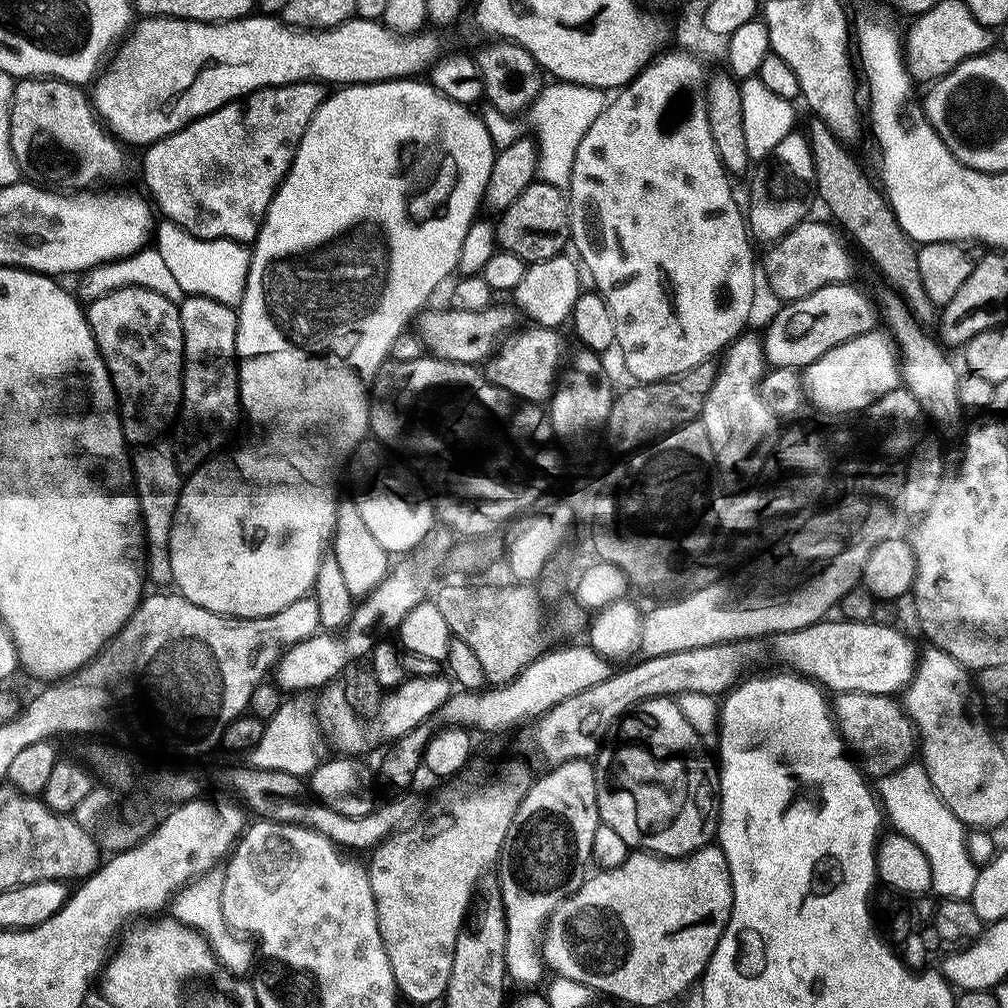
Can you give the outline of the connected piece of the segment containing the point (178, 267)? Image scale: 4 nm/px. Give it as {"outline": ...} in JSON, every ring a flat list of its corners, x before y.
{"outline":[[163,221,161,225,156,230,156,247,185,295,204,296,237,307,248,285,251,251,232,240,196,239,172,221]]}

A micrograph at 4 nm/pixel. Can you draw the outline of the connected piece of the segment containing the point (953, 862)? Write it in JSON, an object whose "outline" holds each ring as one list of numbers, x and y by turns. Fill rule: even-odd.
{"outline":[[912,762,897,773,881,779,878,794,887,819,893,824,892,828,925,852,932,870,933,893,938,894,939,899,969,901,979,867,968,852,967,829,942,803,923,765]]}

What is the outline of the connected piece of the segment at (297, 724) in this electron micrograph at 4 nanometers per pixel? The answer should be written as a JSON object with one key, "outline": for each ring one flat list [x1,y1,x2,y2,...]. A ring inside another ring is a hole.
{"outline":[[296,694,289,697,274,714,269,718,263,736,255,747,247,751,249,765,258,769,266,769,268,772,282,772,294,774,300,779,307,779,316,772,316,768,322,763,322,755,320,756,320,744,323,745,324,736,322,726,319,721,318,712,316,709,315,699,308,694]]}

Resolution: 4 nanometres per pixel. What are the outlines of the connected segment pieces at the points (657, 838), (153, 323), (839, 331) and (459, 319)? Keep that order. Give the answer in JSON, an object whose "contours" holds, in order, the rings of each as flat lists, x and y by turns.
{"contours":[[[672,698,642,702,620,721,618,736,619,732,620,741,613,748,605,747,598,756,596,801,603,827,609,828,628,850,663,856,665,860,681,860,709,847,718,836,718,812,713,807,718,800,714,791,714,764,704,757,700,749,702,737,690,726,679,703]],[[127,288,91,301,86,315,116,391,125,438,132,446,155,445,159,441,156,439,171,424,177,423,184,406,184,327,180,304,170,302,170,298,162,298,162,294,154,294,154,290]],[[855,283,835,284,818,290,818,294,810,294,810,298,794,300,783,305,784,308,772,320,768,333,763,333,762,341,765,358,773,369,792,368,803,370,809,368,814,362,818,362,830,350,850,342,867,332,877,331,878,328,878,304,871,300,860,288,855,288]],[[493,306,481,312,463,312,453,307,449,307,448,312,432,311,425,310,418,317,419,338,435,359,449,360,455,364,487,365,500,349,500,345,513,335,517,327,515,324,518,312,512,306,509,308]]]}

